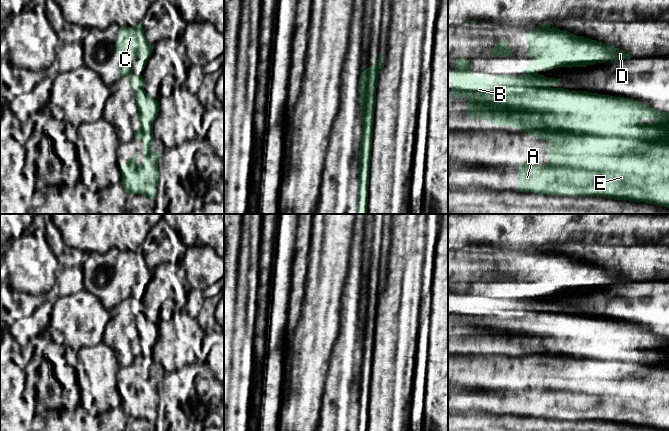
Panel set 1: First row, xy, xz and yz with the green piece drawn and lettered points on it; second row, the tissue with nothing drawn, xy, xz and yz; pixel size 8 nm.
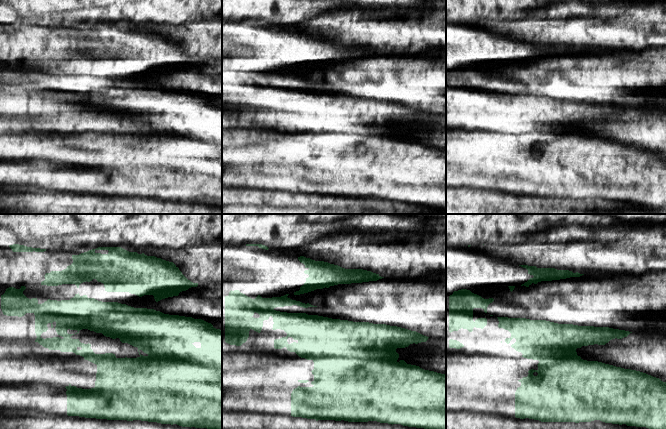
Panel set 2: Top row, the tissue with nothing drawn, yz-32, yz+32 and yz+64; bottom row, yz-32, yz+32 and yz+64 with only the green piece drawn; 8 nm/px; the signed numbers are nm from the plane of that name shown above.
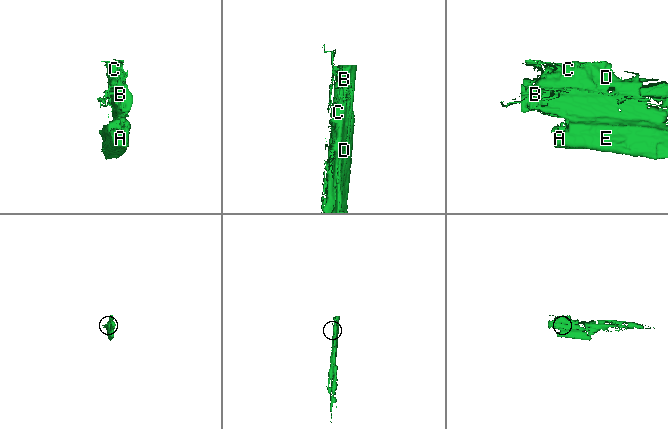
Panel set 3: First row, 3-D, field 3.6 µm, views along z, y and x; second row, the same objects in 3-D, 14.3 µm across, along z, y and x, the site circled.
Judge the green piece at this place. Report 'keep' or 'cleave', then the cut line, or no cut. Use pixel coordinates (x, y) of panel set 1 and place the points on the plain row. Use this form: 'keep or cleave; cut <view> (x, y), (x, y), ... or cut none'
cleave; cut yz (527, 357), (619, 359), (668, 368)

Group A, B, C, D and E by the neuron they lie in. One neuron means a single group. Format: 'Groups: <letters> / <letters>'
Groups: A E / B C D

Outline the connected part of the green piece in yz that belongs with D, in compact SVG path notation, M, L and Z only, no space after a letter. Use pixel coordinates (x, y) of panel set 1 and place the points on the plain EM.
M542 248L540 253L525 259L529 273L527 279L533 283L522 294L523 298L520 300L499 298L489 305L486 298L478 302L469 294L469 284L456 283L455 295L451 297L451 316L460 323L468 321L469 344L488 344L498 350L522 353L527 358L562 356L590 360L620 360L669 368L669 337L655 334L629 322L551 312L550 309L558 309L560 303L539 299L538 289L546 296L548 291L586 291L596 287L630 283L633 280L620 272L550 250Z

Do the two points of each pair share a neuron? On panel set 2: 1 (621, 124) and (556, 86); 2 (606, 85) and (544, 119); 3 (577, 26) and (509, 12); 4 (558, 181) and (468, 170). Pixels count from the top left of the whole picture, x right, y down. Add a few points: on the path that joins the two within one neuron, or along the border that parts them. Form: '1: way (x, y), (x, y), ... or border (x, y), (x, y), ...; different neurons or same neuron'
1: border (631, 108), (604, 120), (586, 122); different neurons
2: way (591, 85), (578, 85), (559, 104); same neuron
3: border (532, 10), (524, 18), (503, 21); different neurons
4: way (536, 170), (490, 170); same neuron

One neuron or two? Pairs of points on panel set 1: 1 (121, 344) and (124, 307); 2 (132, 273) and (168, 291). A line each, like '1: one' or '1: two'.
1: one
2: one

